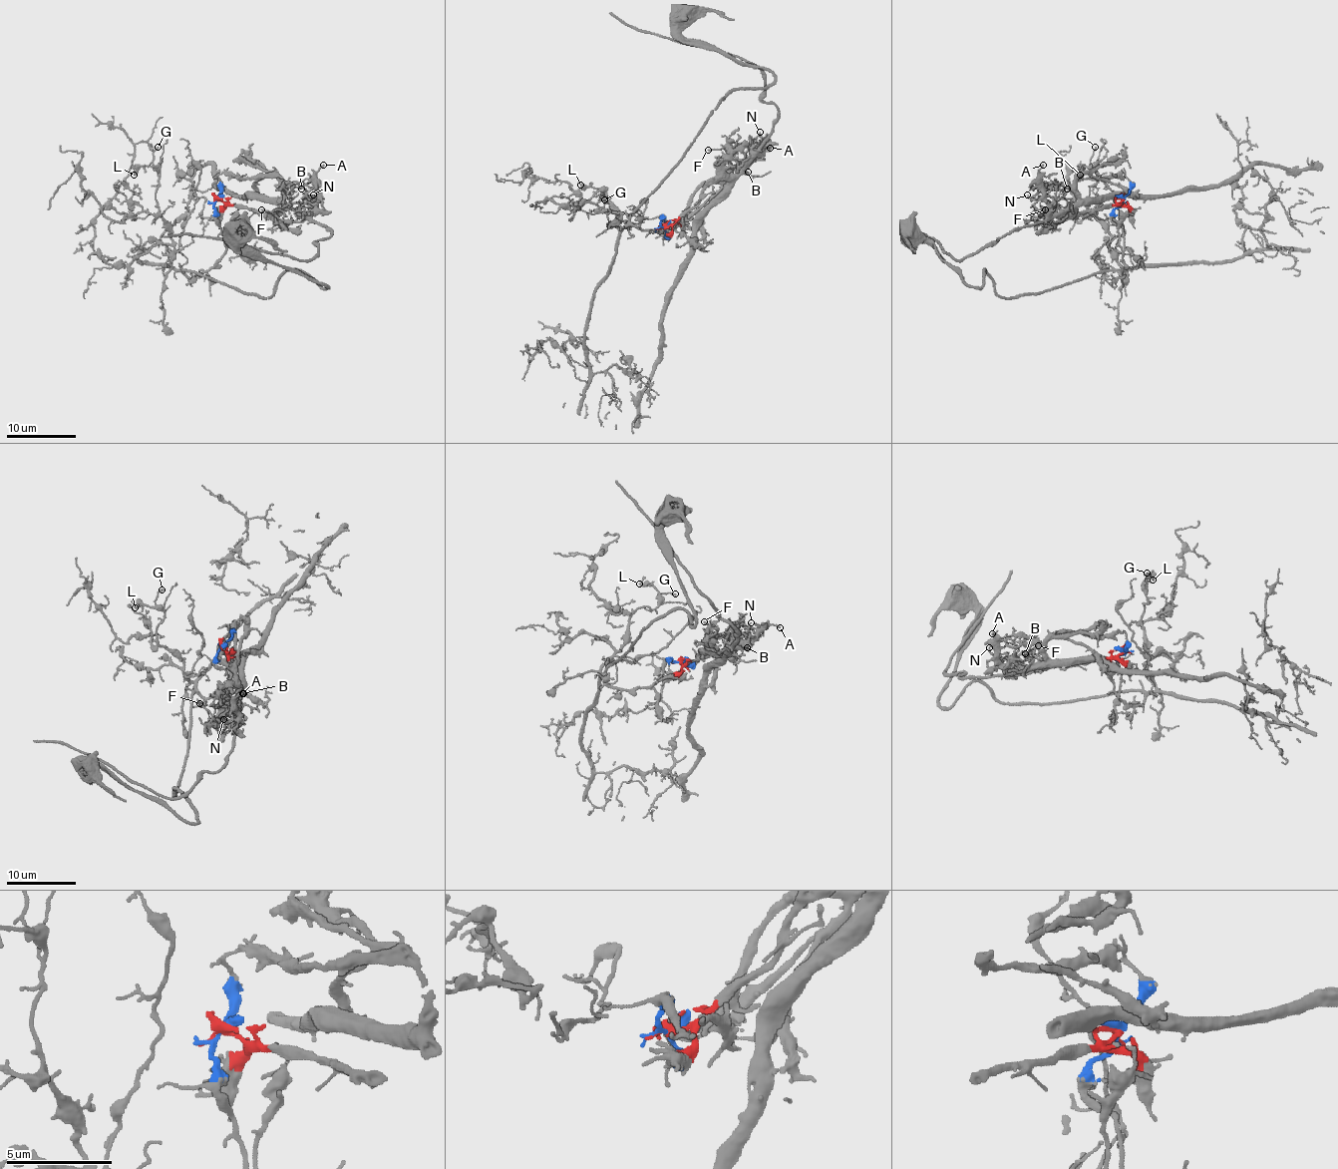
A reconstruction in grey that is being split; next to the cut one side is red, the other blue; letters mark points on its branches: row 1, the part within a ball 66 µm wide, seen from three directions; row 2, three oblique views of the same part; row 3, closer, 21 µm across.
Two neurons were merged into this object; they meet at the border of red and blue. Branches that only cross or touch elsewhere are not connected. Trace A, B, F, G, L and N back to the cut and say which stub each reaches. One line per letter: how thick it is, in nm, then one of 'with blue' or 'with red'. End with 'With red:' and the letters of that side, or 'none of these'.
A: 160 nm | with red
B: 190 nm | with red
F: 130 nm | with red
G: 150 nm | with blue
L: 170 nm | with blue
N: 160 nm | with red
With red: A, B, F, N

